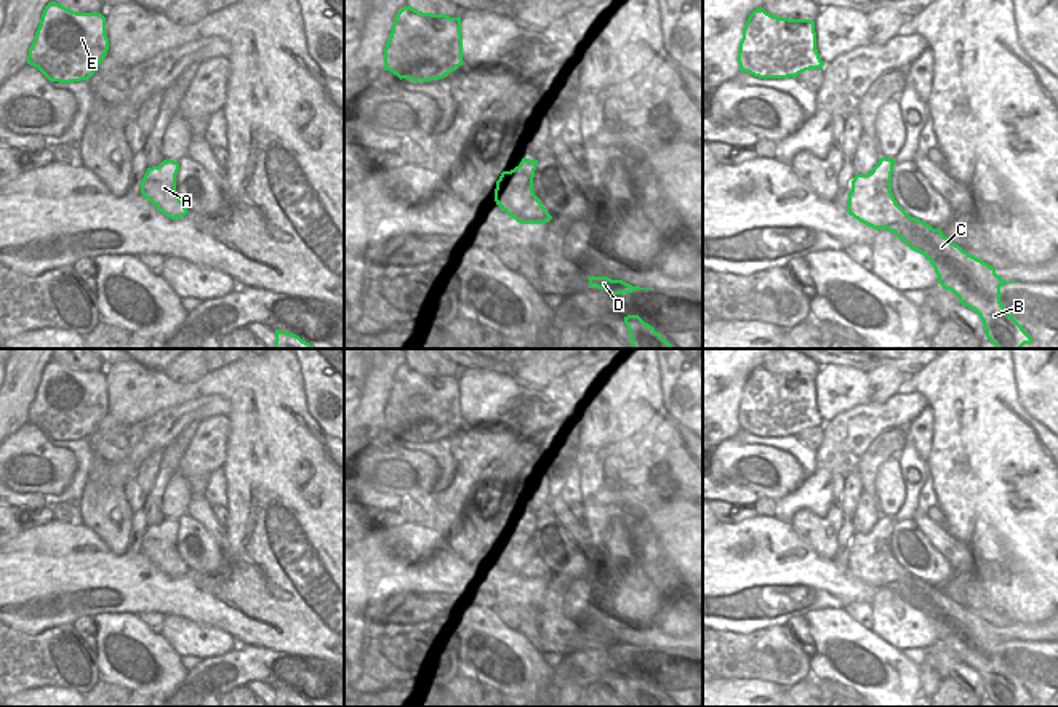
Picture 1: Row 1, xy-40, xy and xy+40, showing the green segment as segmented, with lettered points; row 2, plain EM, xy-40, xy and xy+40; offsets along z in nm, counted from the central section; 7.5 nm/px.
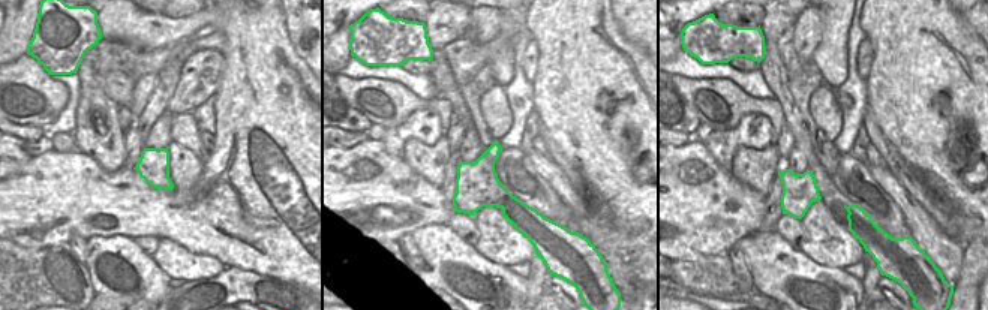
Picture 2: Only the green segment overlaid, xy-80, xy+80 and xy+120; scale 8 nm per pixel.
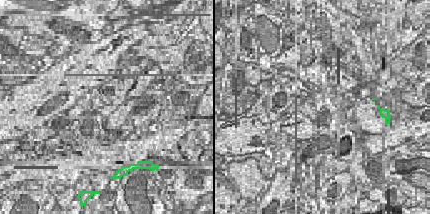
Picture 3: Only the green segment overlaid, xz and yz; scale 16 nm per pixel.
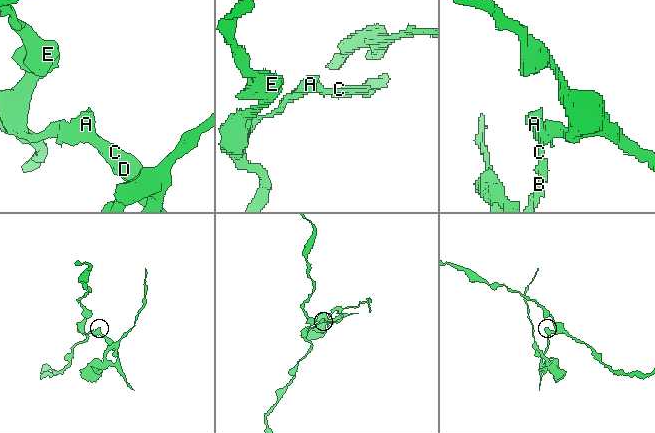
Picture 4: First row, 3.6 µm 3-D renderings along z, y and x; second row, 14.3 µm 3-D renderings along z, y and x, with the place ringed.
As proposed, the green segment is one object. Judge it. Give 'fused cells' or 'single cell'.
fused cells

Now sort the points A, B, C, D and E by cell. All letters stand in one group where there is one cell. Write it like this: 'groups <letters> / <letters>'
groups A E / B C D

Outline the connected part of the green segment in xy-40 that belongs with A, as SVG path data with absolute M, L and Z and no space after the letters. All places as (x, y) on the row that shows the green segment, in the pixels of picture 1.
M163 160L158 166L147 168L141 181L141 194L166 218L181 219L189 211L176 192L179 163Z

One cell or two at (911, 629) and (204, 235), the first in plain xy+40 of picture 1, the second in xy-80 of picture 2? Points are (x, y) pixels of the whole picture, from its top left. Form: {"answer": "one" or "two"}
{"answer": "two"}

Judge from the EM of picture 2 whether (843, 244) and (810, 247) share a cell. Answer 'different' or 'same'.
same

